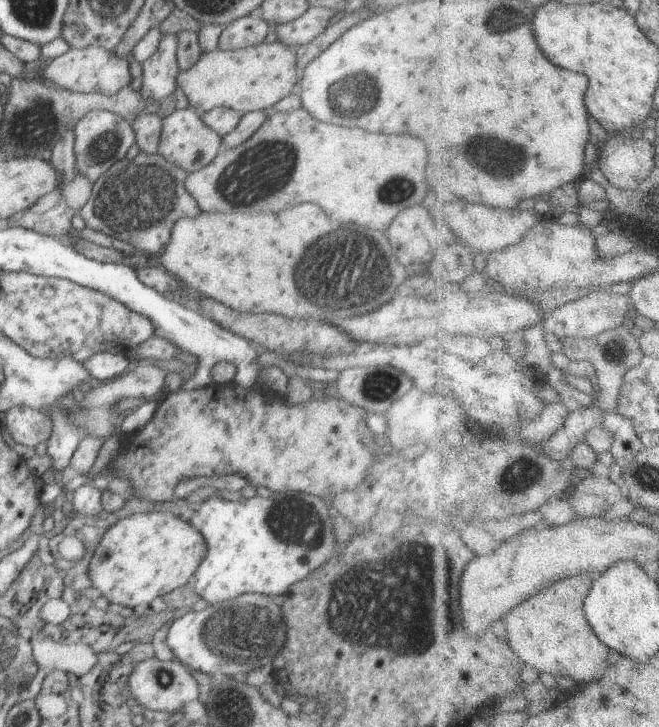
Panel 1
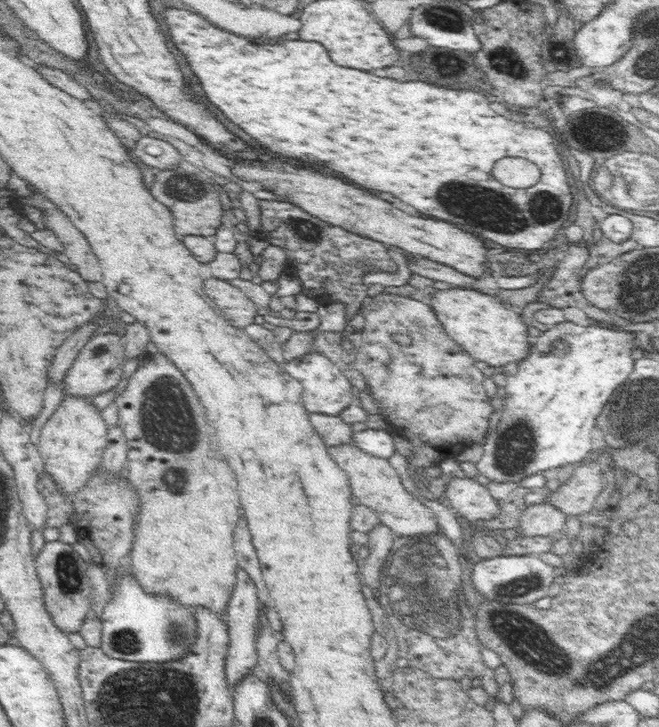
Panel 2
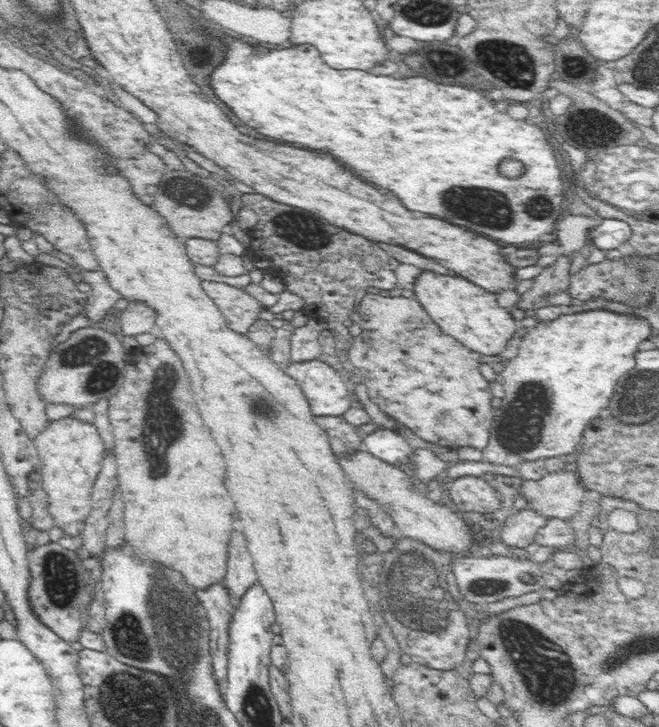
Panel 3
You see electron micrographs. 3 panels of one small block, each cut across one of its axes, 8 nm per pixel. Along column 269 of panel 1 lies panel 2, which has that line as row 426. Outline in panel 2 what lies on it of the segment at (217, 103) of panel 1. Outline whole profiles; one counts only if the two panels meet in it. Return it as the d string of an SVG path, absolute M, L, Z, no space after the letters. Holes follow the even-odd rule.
M64 393L62 402L42 426L37 444L44 460L44 475L52 477L62 495L72 497L96 474L96 468L103 465L105 451L108 449L109 429L102 410L90 401L90 397Z

